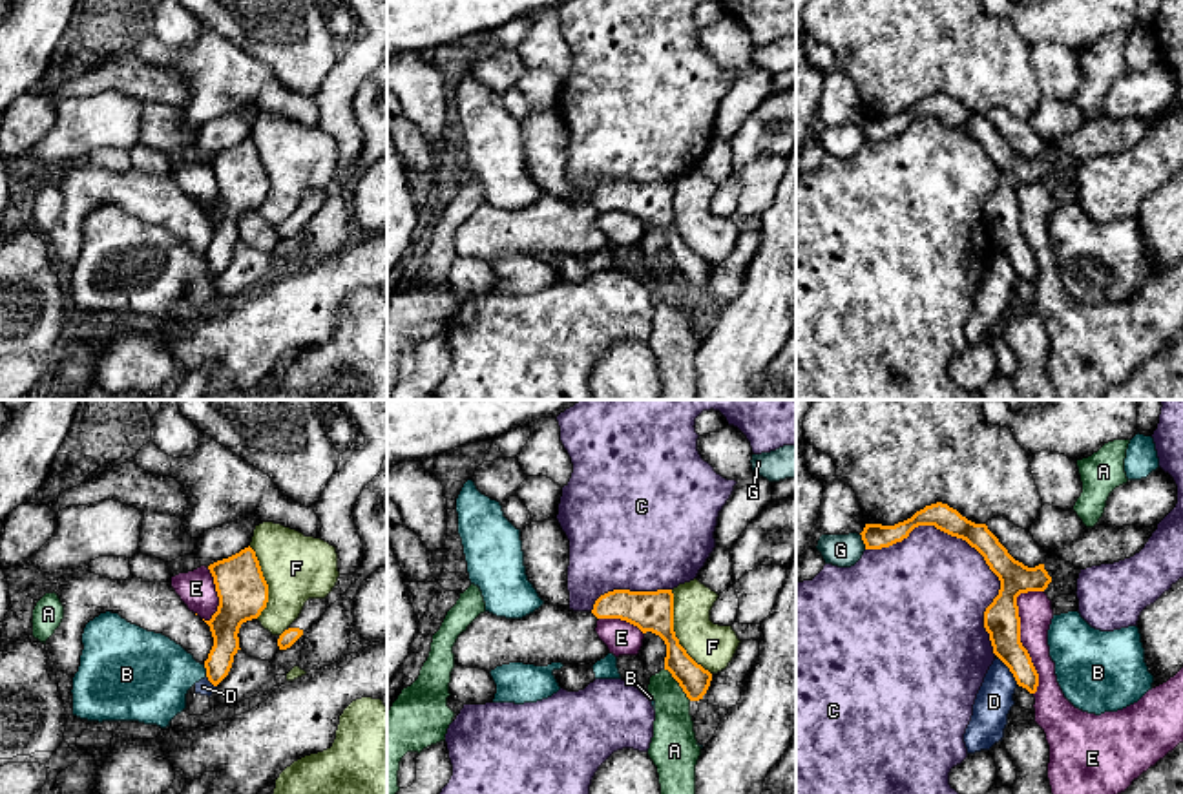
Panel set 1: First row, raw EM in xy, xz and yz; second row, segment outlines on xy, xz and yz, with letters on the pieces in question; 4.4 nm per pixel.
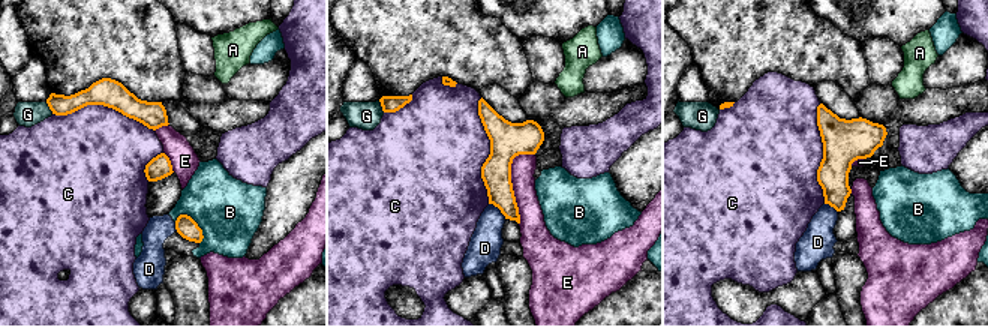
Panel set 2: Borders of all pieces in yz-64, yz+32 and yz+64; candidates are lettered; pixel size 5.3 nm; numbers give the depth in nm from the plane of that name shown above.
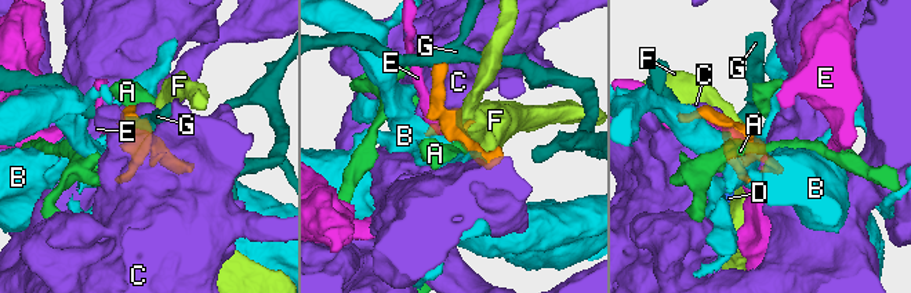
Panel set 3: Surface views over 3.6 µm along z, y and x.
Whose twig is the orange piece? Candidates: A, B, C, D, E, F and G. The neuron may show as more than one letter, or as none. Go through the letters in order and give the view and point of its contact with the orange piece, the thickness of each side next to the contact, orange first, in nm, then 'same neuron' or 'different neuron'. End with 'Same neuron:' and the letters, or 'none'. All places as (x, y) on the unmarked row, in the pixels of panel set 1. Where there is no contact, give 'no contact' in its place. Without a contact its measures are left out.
A: xz (680, 276) | 140/190 nm | different neuron
B: xy (207, 261) | 140/360 nm | different neuron
C: yz (973, 137) | 140/480 nm | different neuron
D: yz (1010, 261) | 160/160 nm | different neuron
E: yz (1019, 225) | 160/150 nm | different neuron
F: xz (674, 225) | 180/200 nm | different neuron
G: yz (862, 130) | 110/140 nm | different neuron
Same neuron: none

